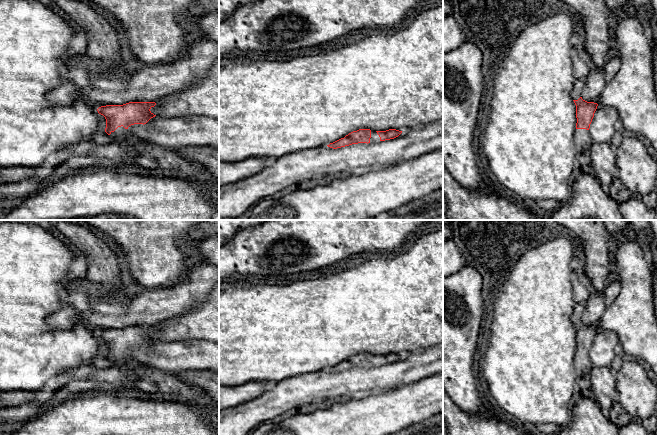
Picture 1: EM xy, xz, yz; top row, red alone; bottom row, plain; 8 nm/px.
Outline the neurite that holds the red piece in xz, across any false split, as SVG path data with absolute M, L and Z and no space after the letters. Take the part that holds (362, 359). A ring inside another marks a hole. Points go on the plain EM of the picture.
M359 353L353 355L333 367L327 369L330 372L337 373L358 367L379 367L381 365L390 364L398 361L402 355L389 353L386 355L374 355L370 353Z

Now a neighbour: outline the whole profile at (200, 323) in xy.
M219 282L203 304L161 322L150 335L161 341L189 339L219 343Z

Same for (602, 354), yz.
M598 329L589 352L592 365L610 368L616 356L614 350L618 344L616 333Z

